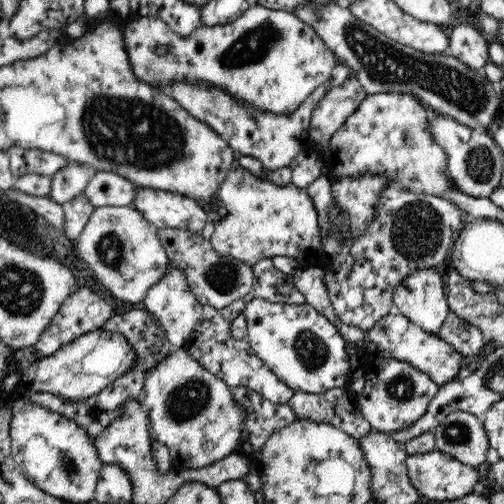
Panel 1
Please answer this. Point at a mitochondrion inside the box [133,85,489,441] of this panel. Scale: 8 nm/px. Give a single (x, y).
(416, 226)

